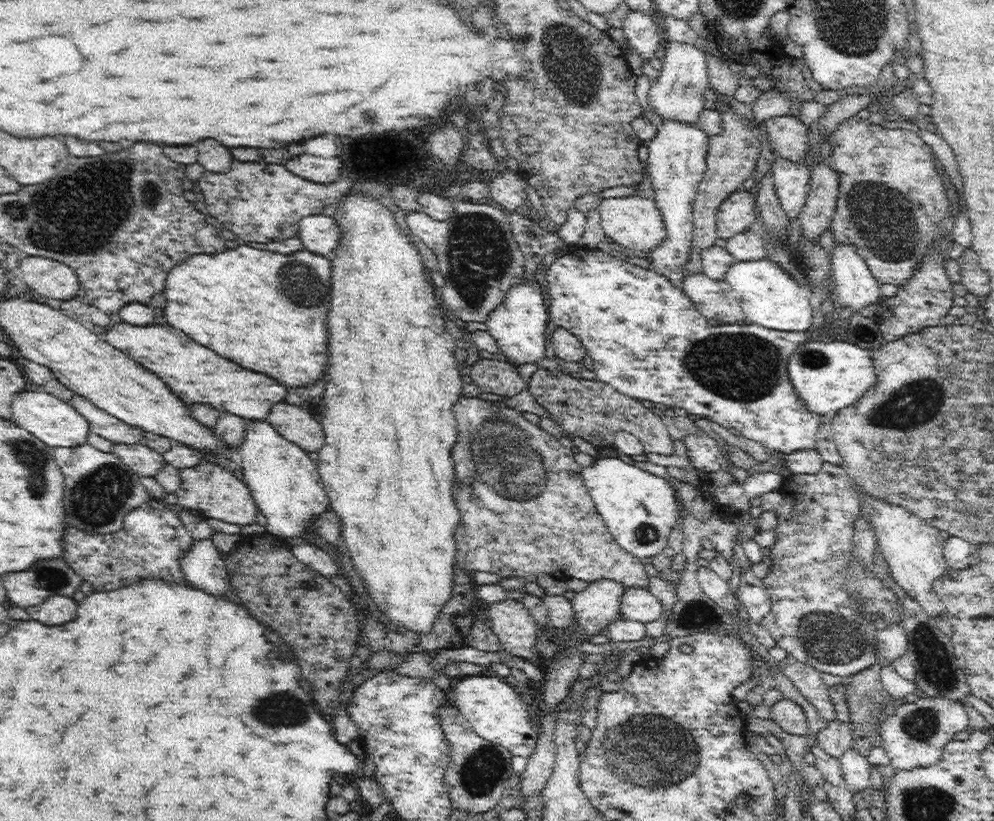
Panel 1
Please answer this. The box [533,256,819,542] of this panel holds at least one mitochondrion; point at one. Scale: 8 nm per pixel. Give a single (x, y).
(739, 366)

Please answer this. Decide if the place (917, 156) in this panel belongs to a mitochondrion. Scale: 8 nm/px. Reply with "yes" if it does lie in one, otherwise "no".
no

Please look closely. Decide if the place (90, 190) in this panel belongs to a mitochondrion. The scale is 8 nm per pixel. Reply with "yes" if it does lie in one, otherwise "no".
yes

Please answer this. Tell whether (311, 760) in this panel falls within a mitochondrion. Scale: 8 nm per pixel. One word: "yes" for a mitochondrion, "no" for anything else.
no

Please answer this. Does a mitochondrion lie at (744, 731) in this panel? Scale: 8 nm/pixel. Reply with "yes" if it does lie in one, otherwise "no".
no

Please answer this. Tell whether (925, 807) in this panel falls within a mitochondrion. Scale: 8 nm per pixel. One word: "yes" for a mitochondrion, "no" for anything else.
yes

